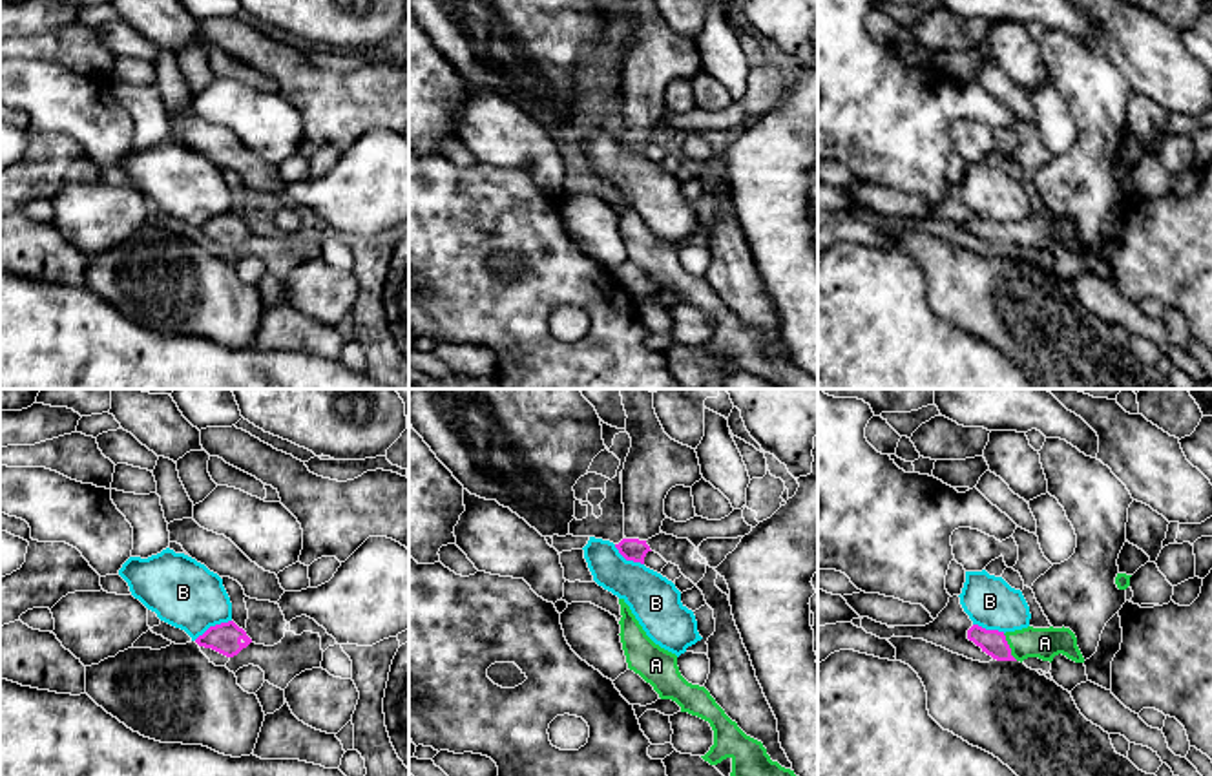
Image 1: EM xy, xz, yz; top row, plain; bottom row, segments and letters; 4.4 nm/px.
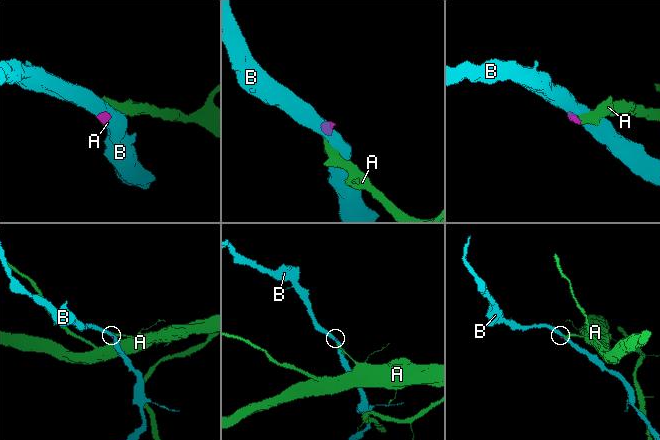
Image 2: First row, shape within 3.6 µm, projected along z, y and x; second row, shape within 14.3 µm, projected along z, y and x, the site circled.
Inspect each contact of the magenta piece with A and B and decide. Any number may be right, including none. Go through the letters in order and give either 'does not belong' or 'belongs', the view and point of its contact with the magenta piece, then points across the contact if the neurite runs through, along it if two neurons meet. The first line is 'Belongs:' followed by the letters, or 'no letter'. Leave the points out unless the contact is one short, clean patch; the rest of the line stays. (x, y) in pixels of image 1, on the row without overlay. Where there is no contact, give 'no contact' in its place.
Belongs: A
A: belongs; contact yz (1008, 238); way yz (993, 234), (1008, 238), (1044, 234)
B: does not belong; contact xy (212, 218); border xy (230, 210), (210, 216), (194, 230)

